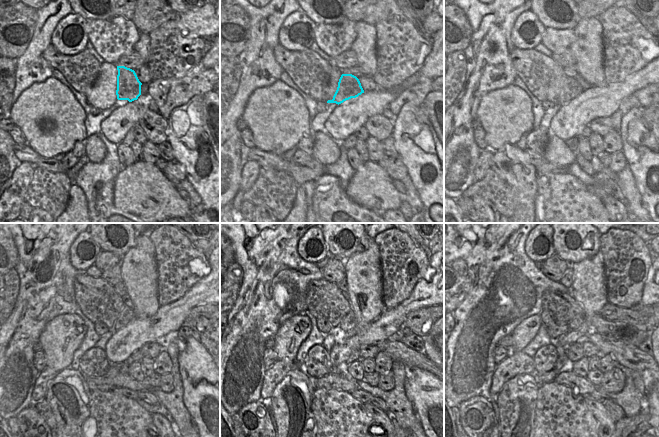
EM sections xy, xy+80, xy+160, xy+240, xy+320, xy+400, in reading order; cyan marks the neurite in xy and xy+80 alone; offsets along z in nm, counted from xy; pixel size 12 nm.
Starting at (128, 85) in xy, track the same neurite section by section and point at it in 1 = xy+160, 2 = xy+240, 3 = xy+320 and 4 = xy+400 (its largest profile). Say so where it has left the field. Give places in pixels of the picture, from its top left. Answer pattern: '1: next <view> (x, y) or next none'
1: next xy+160 (572, 89)
2: next xy+240 (127, 315)
3: next xy+320 (349, 321)
4: next xy+400 (574, 324)

